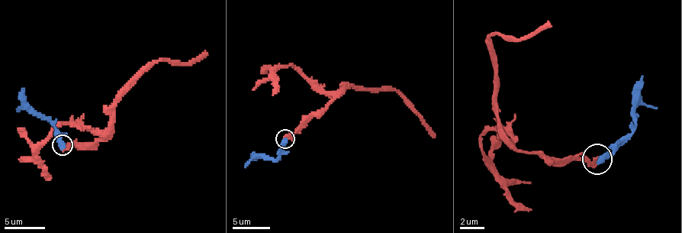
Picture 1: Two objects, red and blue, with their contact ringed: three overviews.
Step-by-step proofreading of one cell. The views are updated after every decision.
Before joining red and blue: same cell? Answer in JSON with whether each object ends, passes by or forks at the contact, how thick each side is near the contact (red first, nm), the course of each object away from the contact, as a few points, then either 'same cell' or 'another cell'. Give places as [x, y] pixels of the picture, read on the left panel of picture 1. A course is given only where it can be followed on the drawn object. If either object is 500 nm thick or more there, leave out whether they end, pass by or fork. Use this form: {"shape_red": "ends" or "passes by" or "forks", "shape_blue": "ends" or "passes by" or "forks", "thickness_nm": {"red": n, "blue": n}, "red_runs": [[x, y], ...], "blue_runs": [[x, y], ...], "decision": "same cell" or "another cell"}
{"shape_red": "ends", "shape_blue": "ends", "thickness_nm": {"red": 360, "blue": 460}, "red_runs": [[63, 145], [94, 145], [104, 140], [111, 131], [114, 120], [116, 99], [158, 60], [192, 63], [207, 55]], "blue_runs": [[62, 145], [60, 133], [52, 123], [27, 105], [22, 88]], "decision": "same cell"}

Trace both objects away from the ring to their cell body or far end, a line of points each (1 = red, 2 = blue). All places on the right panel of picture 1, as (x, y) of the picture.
1: (596, 160), (545, 159), (523, 153), (506, 137), (498, 123), (493, 83), (492, 35), (533, 37), (551, 25)
2: (597, 160), (634, 127), (642, 76)

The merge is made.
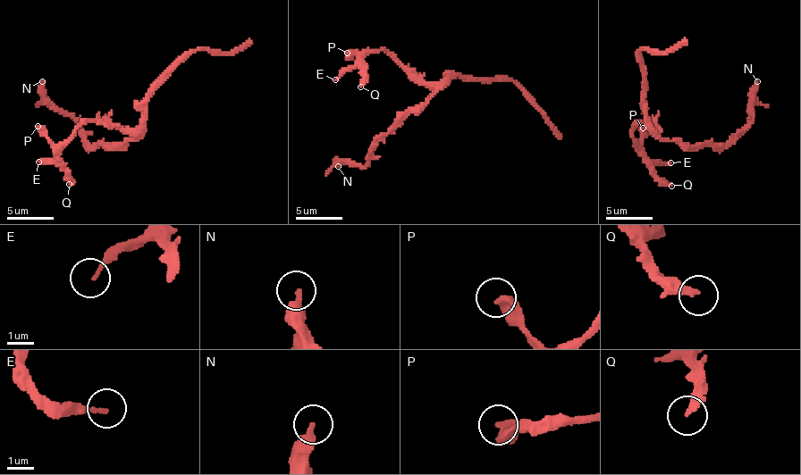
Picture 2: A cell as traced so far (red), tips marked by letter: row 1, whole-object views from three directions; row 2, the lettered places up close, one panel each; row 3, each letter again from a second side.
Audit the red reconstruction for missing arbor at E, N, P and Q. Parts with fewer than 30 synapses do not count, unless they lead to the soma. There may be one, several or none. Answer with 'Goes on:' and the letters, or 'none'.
Goes on: none

